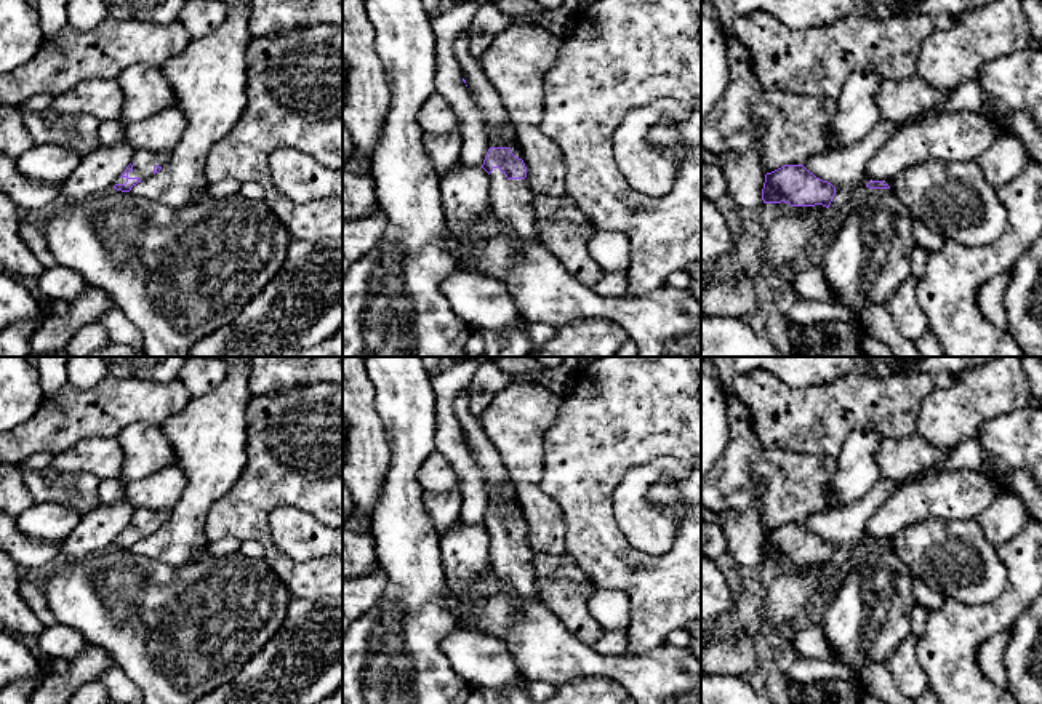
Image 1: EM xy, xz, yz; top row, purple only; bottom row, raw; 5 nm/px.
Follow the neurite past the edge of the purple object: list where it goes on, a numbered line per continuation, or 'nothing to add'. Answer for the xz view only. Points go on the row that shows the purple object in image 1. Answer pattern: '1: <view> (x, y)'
1: xz (511, 199)

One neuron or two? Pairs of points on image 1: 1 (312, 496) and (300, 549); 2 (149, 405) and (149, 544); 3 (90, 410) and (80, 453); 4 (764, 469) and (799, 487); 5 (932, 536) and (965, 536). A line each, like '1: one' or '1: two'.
1: two
2: two
3: two
4: one
5: one

